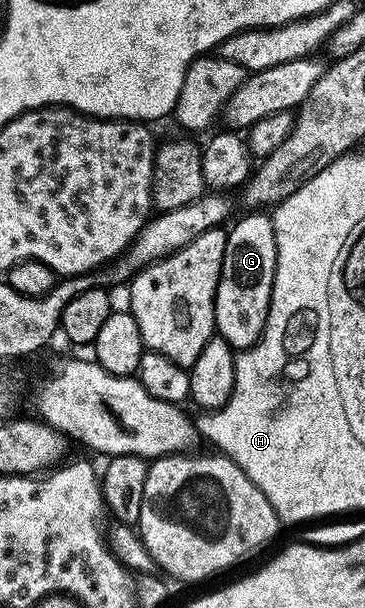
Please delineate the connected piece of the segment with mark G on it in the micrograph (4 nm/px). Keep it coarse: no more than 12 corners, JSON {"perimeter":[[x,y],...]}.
{"perimeter":[[275,220],[228,233],[216,331],[235,351],[264,337],[278,263]]}

